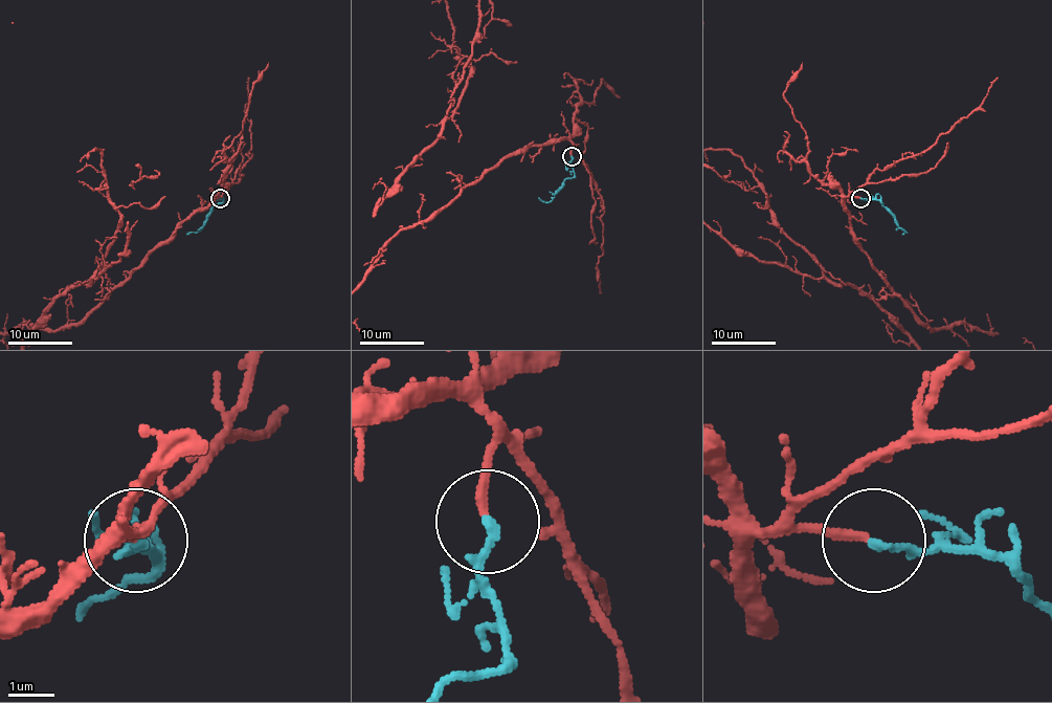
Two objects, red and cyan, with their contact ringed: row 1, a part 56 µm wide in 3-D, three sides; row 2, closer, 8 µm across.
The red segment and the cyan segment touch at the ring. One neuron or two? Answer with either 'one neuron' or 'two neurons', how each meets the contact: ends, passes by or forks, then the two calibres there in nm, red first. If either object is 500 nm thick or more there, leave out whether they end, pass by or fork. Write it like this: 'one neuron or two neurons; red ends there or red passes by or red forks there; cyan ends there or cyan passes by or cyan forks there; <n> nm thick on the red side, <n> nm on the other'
one neuron; red ends there; cyan ends there; 190 nm thick on the red side, 190 nm on the other

